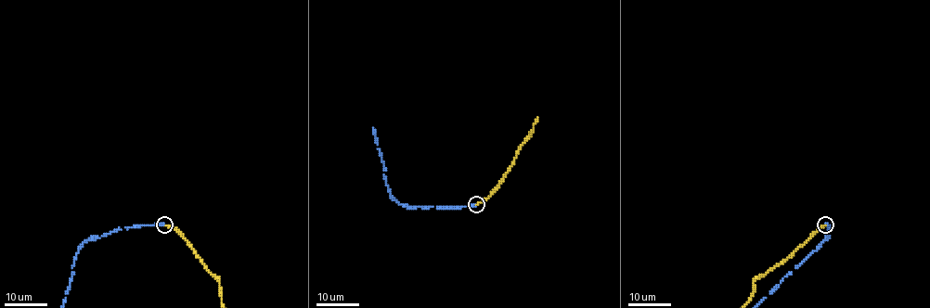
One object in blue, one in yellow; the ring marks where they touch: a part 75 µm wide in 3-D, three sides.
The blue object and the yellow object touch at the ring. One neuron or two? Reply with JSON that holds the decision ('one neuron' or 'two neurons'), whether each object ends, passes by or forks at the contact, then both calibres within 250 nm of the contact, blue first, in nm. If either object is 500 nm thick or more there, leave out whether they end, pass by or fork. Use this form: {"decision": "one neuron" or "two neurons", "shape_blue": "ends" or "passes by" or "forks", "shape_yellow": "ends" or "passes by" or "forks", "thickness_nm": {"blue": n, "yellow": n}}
{"decision": "one neuron", "shape_blue": "ends", "shape_yellow": "ends", "thickness_nm": {"blue": 360, "yellow": 240}}

